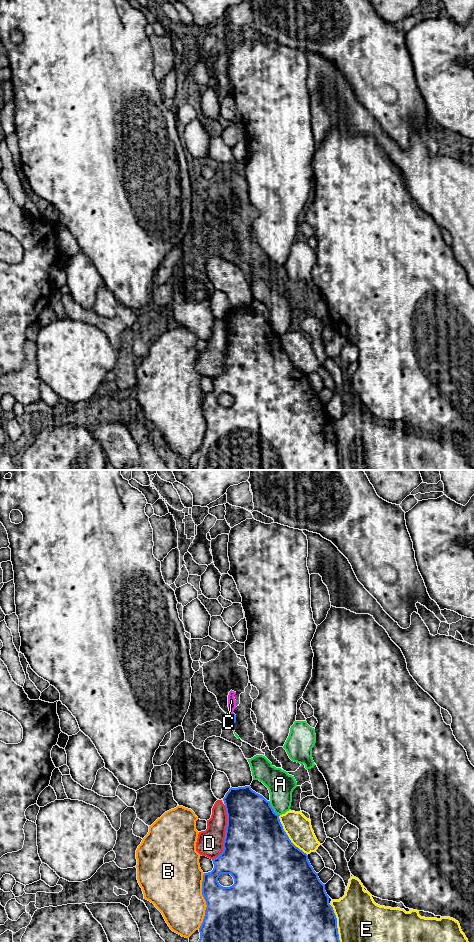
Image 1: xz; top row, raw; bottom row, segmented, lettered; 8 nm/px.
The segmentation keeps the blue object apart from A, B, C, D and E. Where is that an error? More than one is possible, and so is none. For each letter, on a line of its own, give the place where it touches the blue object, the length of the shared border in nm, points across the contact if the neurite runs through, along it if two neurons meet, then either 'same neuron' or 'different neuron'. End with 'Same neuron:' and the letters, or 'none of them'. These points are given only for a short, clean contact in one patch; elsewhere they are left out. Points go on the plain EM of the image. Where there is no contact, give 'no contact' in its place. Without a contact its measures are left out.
A: meets blue in xz at (272, 329); contact 150 nm long; different neuron
B: meets blue in xz at (205, 420); contact 460 nm long; different neuron
C: meets blue in xz at (231, 233); contact 40 nm long; border along xz (232, 232), (228, 234); different neuron
D: meets blue in xz at (225, 353); contact 460 nm long; different neuron
E: meets blue in xz at (336, 447); contact 380 nm long; different neuron
Same neuron: none of them

